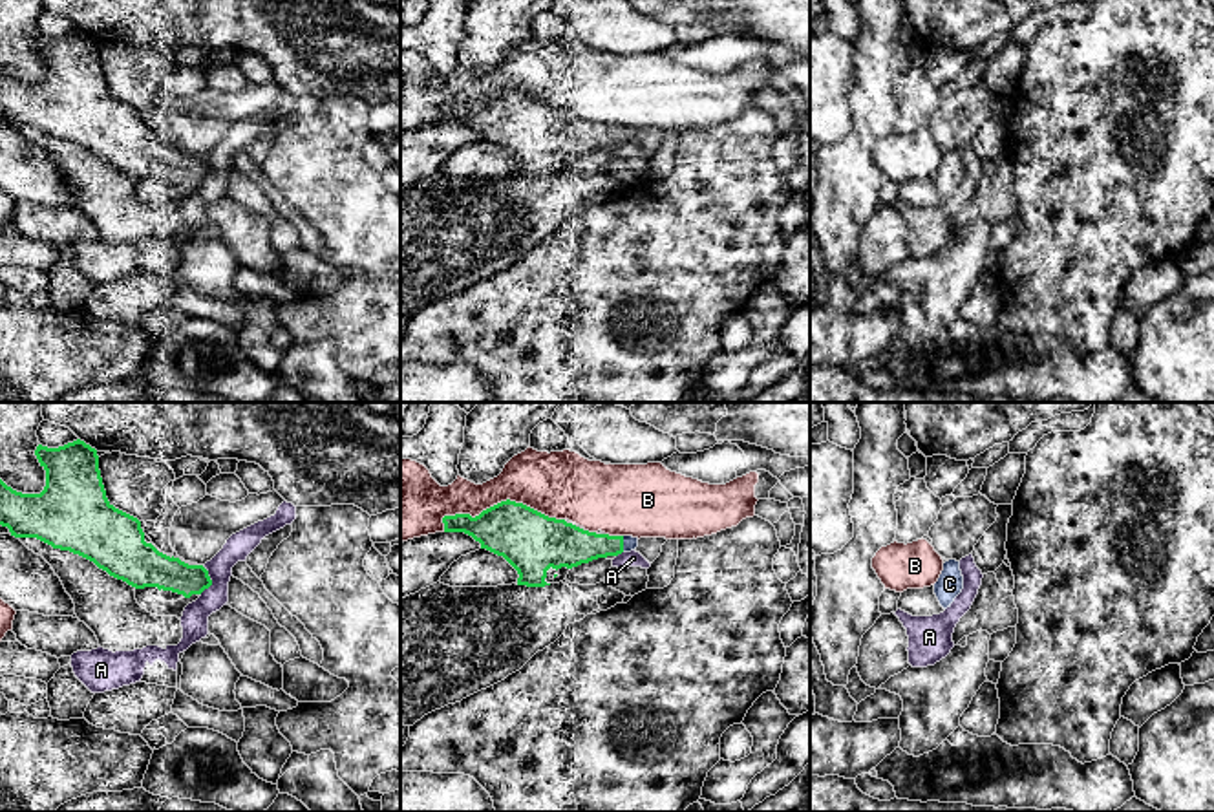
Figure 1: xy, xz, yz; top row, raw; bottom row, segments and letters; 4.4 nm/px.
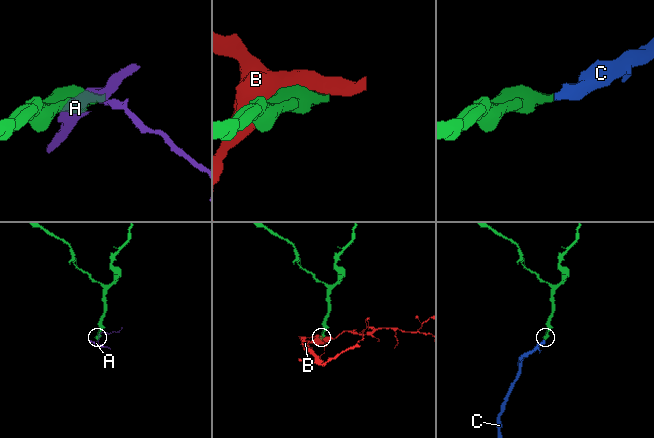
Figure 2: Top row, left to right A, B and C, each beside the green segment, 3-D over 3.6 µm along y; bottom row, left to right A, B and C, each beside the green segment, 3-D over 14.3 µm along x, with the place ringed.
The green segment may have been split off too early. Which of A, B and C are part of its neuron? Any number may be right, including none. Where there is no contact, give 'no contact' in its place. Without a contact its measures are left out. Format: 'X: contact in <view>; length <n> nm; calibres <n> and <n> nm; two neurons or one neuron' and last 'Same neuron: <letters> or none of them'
A: contact in xy; length 130 nm; calibres 160 and 120 nm; two neurons
B: contact in xz; length 550 nm; calibres 280 and 280 nm; two neurons
C: contact in xz; length 70 nm; calibres 190 and 60 nm; one neuron
Same neuron: C

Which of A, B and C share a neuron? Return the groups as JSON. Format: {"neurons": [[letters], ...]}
{"neurons": [["A"], ["B"], ["C"]]}

